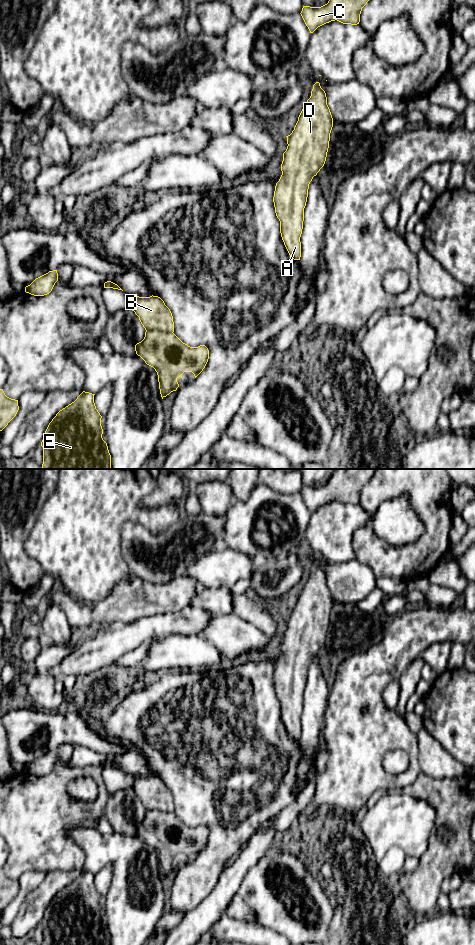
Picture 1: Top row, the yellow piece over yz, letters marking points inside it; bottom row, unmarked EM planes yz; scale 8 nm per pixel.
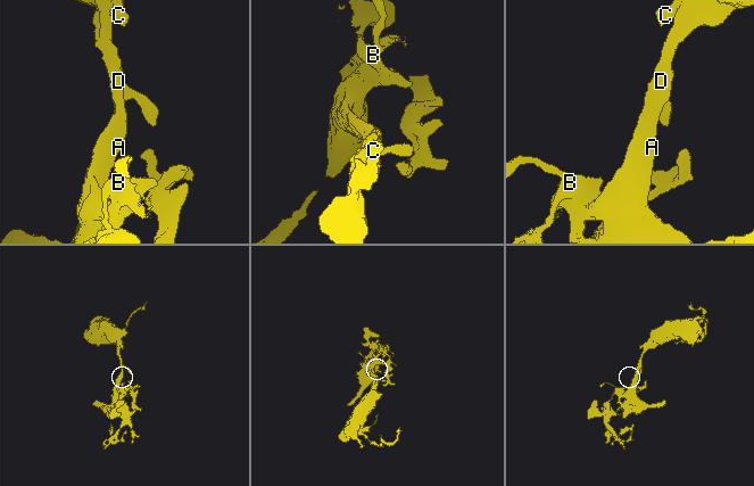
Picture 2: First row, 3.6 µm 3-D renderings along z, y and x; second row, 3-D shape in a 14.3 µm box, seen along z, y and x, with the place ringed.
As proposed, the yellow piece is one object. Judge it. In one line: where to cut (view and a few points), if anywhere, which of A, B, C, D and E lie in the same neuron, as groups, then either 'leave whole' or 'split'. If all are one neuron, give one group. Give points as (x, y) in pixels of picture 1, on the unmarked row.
cut none; groups A B C D E; leave whole

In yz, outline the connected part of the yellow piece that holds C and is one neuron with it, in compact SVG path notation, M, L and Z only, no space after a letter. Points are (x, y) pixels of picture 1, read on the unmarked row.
M335 469L327 484L321 487L303 486L301 496L313 513L331 501L357 505L362 488L373 477L376 469Z

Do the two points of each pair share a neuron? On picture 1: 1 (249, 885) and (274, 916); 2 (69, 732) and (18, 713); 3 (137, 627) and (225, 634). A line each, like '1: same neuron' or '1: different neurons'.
1: same neuron
2: same neuron
3: different neurons

